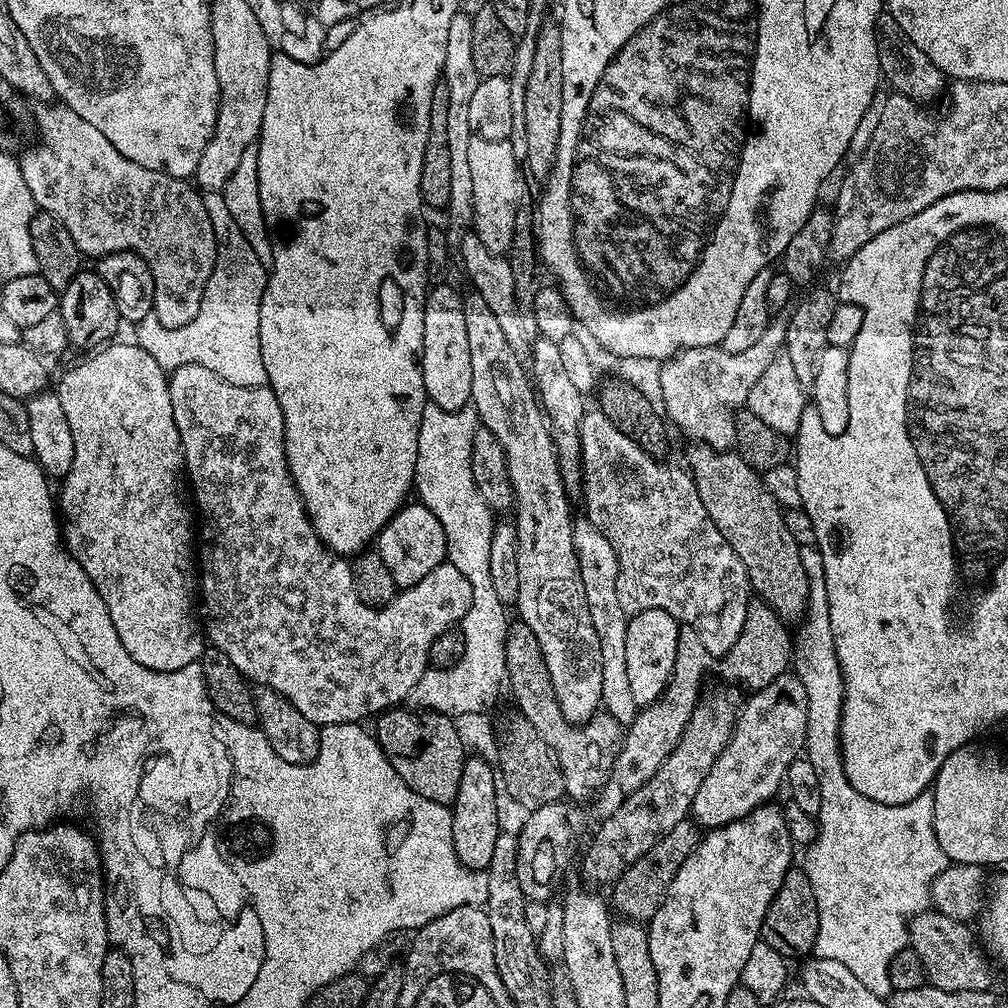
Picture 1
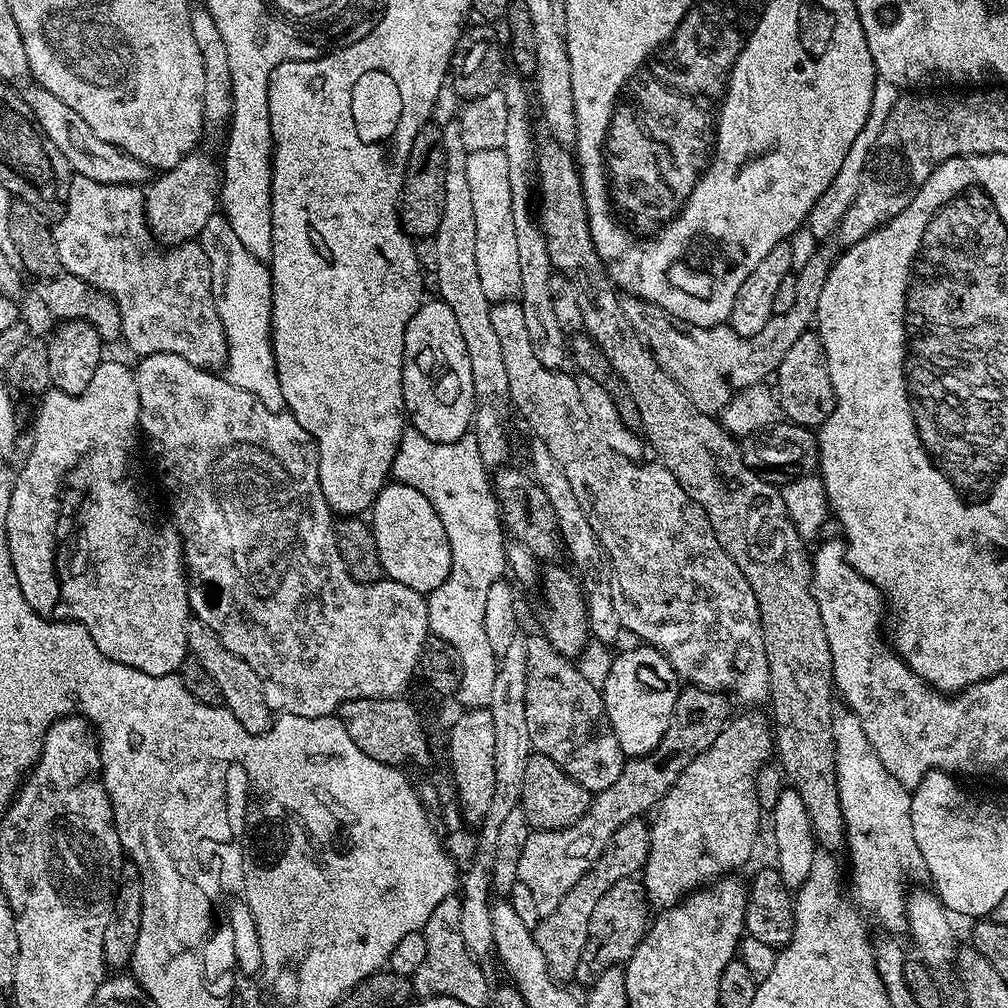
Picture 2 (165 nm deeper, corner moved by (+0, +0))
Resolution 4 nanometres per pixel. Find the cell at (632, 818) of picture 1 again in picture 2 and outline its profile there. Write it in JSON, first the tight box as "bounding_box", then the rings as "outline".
{"bounding_box":[534,819,652,982],"outline":[[[647,819],[631,820],[618,830],[614,830],[614,838],[602,850],[602,854],[596,859],[592,869],[566,893],[566,898],[558,902],[558,910],[554,914],[543,917],[534,929],[534,935],[538,942],[538,950],[542,950],[542,956],[546,958],[553,976],[561,982],[571,981],[576,974],[576,967],[582,958],[582,950],[586,946],[586,938],[590,930],[590,914],[594,906],[598,906],[598,898],[610,890],[620,880],[635,877],[643,869],[648,861],[650,846],[652,845],[652,830]]]}

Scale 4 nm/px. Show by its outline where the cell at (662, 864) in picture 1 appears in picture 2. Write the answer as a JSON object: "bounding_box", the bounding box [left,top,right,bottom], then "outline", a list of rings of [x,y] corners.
{"bounding_box":[575,879,648,986],"outline":[[[639,879],[620,880],[610,886],[610,890],[606,890],[606,894],[598,898],[598,906],[594,906],[594,911],[590,914],[590,930],[586,946],[582,950],[582,958],[576,967],[575,979],[588,986],[606,970],[627,964],[648,931],[648,911],[648,897],[645,896],[643,883]]]}

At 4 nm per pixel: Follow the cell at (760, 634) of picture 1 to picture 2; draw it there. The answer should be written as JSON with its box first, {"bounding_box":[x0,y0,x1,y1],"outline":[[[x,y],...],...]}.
{"bounding_box":[518,686,734,918],"outline":[[[695,686],[681,687],[670,726],[666,726],[666,734],[662,734],[662,742],[658,742],[653,752],[631,757],[621,767],[614,786],[595,793],[592,807],[578,822],[558,830],[529,831],[518,858],[518,880],[529,888],[534,906],[538,906],[538,914],[542,918],[554,914],[570,886],[592,869],[602,850],[606,850],[610,838],[614,838],[614,830],[651,813],[664,799],[670,786],[678,782],[678,774],[682,774],[698,754],[708,749],[714,738],[718,738],[734,712],[728,703],[729,697],[723,692],[708,692]]]}

